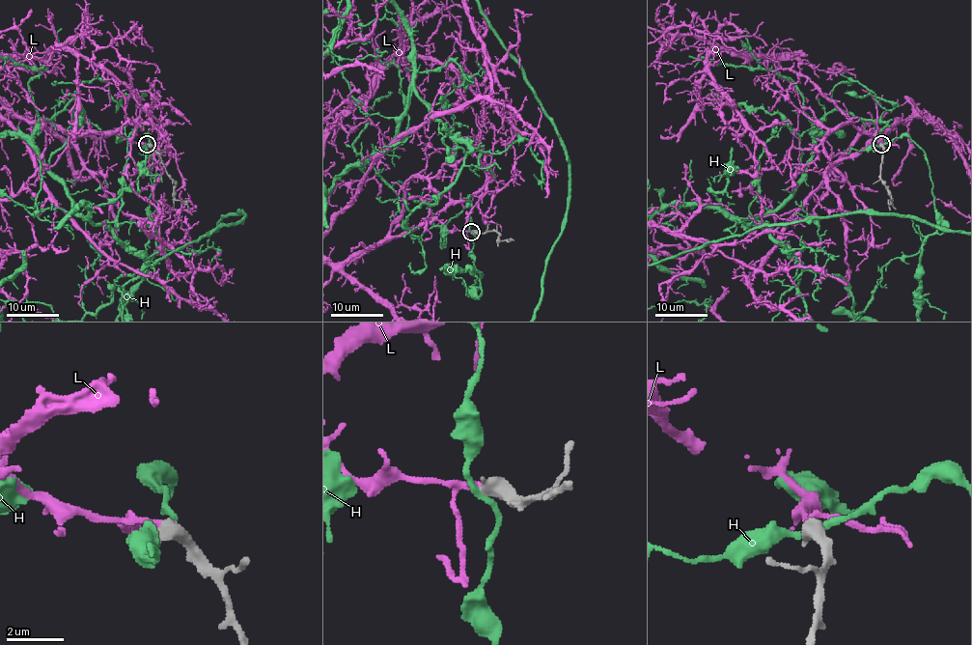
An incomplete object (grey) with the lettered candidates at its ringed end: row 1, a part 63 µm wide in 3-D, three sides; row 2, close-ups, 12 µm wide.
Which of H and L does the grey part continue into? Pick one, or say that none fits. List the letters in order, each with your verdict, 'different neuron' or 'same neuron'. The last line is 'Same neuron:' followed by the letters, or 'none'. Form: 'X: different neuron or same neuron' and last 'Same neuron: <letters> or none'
H: different neuron
L: same neuron
Same neuron: L

